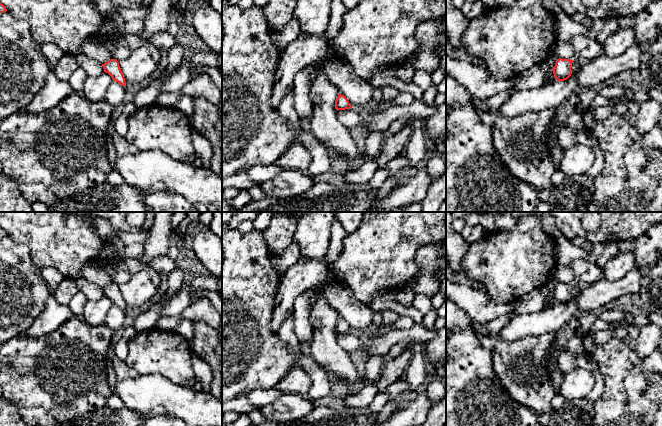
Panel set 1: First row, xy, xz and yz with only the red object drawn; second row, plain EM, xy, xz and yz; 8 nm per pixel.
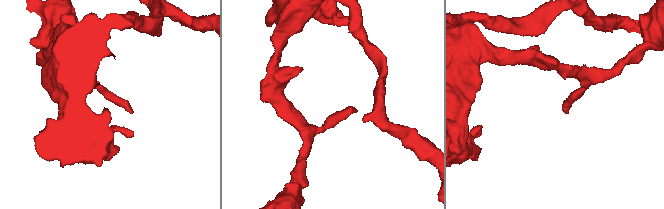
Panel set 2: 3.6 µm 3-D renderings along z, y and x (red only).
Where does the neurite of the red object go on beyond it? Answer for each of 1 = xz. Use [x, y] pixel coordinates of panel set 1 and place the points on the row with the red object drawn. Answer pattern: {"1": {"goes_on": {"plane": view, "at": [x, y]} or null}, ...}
{"1": {"goes_on": null}}

